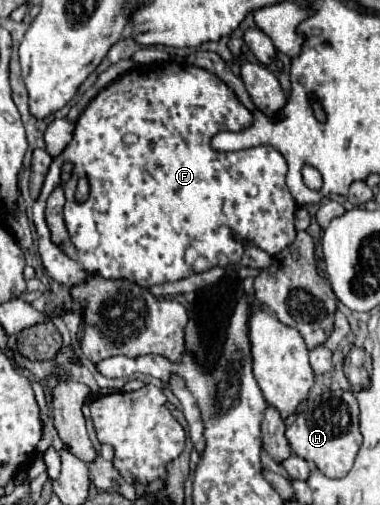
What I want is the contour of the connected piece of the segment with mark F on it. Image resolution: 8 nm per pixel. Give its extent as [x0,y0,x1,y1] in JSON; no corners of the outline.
[33,61,297,287]

